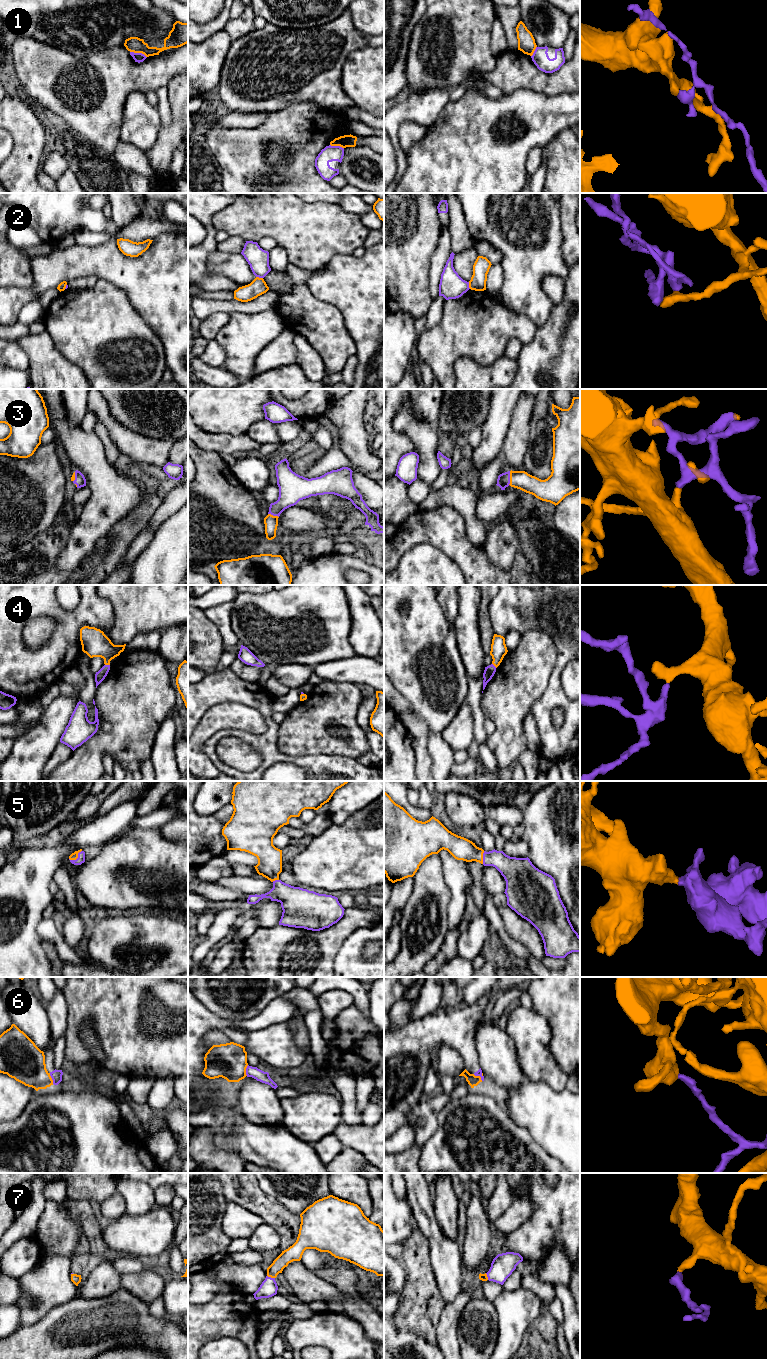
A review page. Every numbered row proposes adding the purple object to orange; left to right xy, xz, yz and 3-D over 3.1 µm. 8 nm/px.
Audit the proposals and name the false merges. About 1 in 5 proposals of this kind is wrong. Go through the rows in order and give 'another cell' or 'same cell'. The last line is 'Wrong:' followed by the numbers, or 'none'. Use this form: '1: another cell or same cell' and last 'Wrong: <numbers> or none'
1: another cell
2: another cell
3: same cell
4: same cell
5: same cell
6: another cell
7: same cell
Wrong: 1, 2, 6

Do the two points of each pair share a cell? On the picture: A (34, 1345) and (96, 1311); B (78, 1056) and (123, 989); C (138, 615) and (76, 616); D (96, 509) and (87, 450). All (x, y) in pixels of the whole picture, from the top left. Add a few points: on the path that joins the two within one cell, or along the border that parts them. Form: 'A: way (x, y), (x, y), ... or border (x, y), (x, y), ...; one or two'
A: way (49, 1341), (66, 1333), (75, 1332), (81, 1326); one
B: way (73, 1035), (73, 1023), (102, 994); one
C: border (101, 596), (114, 609), (114, 621), (107, 631); two
D: way (97, 494), (97, 470), (94, 465); one

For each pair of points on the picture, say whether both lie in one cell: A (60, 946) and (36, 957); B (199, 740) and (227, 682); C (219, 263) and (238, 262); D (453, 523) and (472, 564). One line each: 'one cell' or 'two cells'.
A: two cells
B: two cells
C: one cell
D: one cell

